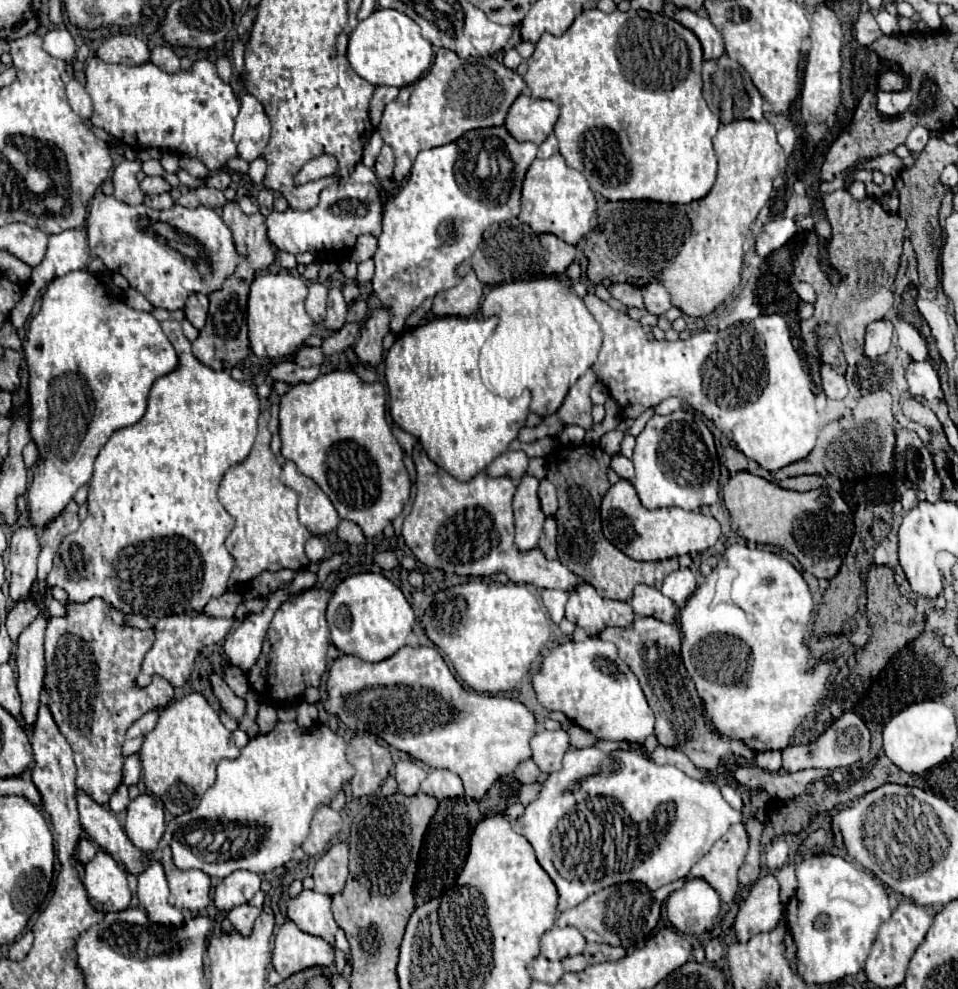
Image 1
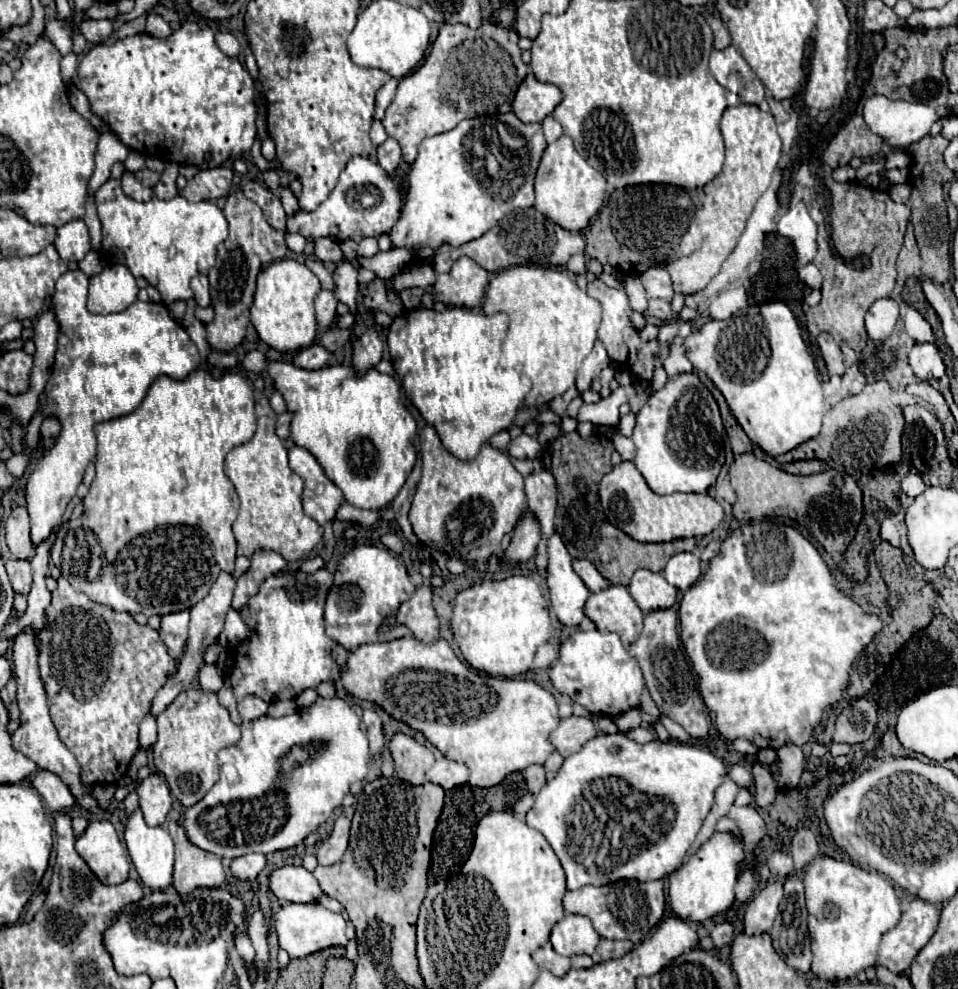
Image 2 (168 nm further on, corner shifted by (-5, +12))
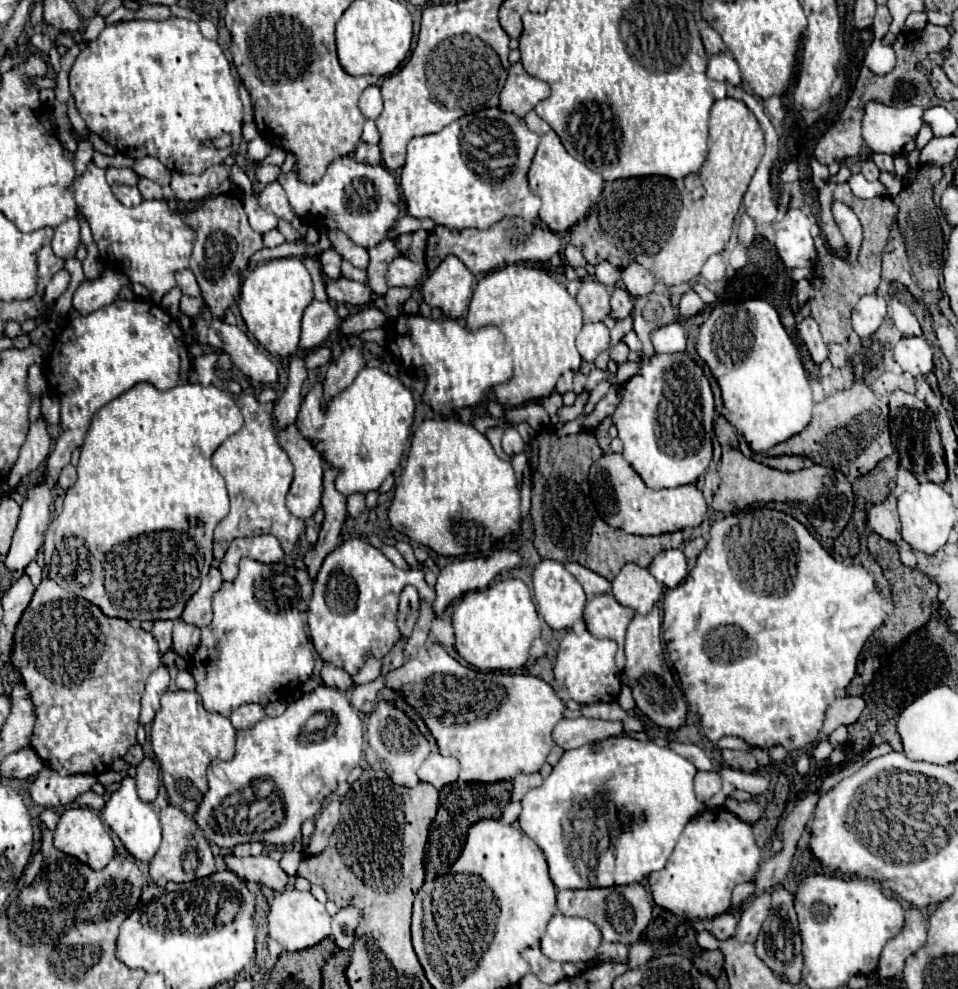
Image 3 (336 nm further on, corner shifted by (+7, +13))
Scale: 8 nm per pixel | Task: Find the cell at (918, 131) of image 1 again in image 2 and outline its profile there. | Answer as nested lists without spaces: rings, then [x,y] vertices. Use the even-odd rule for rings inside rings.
[[[874,95],[866,99],[864,105],[864,121],[870,127],[872,133],[880,135],[884,143],[888,143],[892,149],[906,149],[908,145],[920,141],[924,135],[928,135],[934,121],[938,121],[940,115],[922,103],[908,103],[908,101],[890,101],[884,95]]]

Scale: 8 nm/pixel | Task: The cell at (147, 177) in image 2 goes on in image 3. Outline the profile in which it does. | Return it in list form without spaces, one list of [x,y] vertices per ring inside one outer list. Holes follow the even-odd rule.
[[[108,168],[106,170],[106,180],[108,180],[108,184],[136,186],[138,184],[138,174],[130,168]]]

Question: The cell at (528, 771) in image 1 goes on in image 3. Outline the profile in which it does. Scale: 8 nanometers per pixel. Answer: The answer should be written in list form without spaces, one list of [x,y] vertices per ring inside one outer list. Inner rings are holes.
[[[518,774],[514,780],[514,790],[512,790],[512,800],[522,800],[522,796],[530,790],[542,784],[542,776],[540,774]]]

